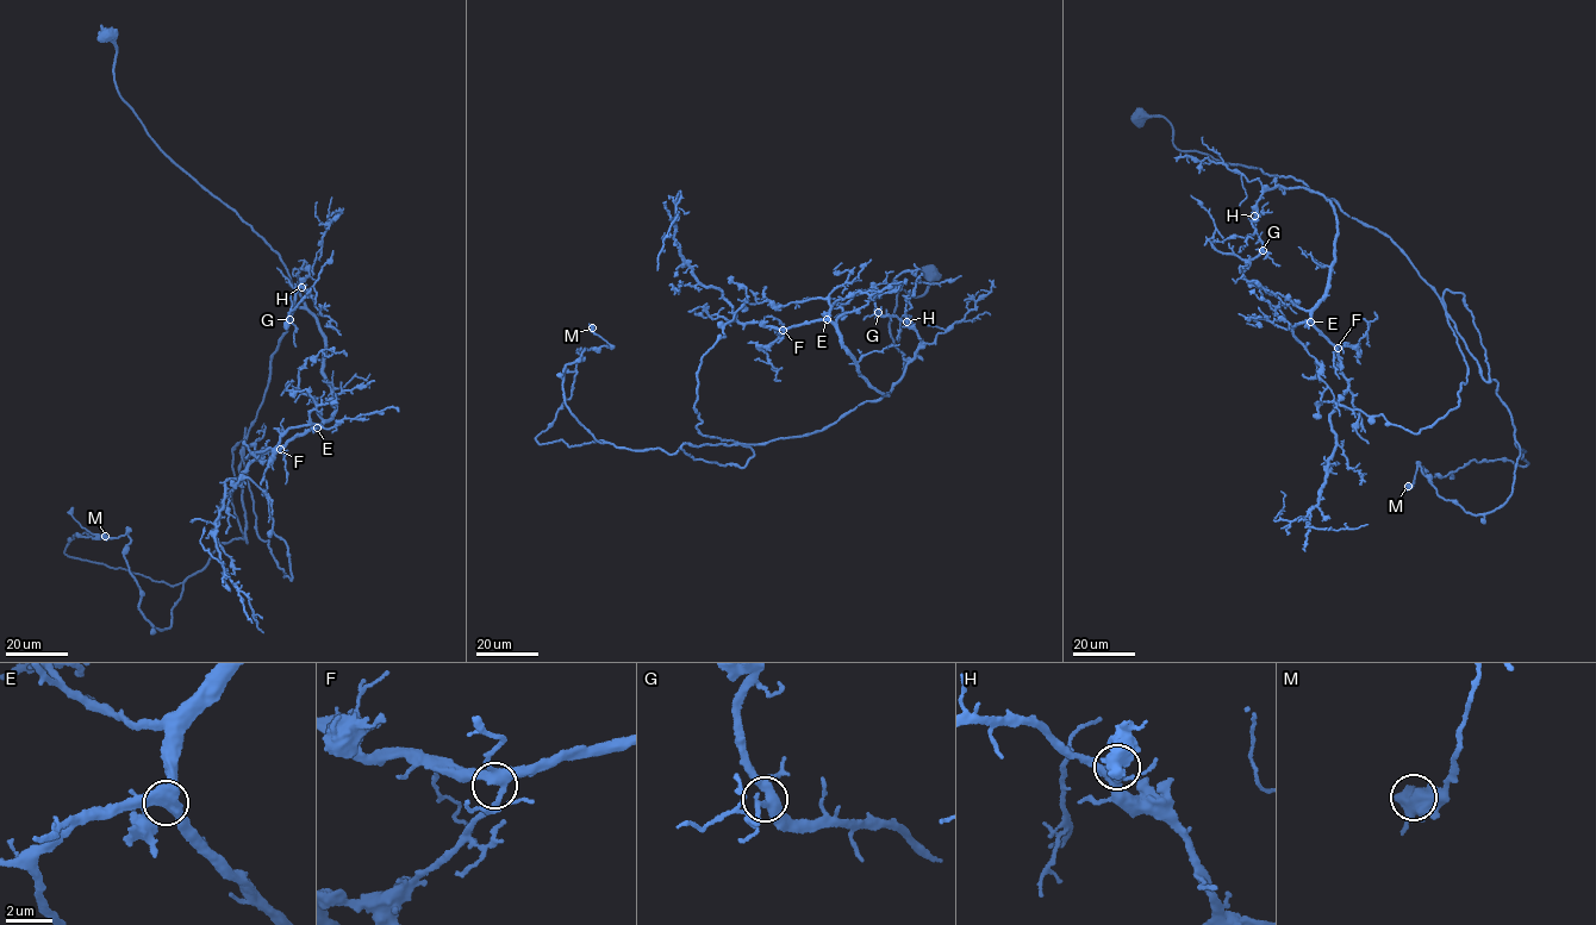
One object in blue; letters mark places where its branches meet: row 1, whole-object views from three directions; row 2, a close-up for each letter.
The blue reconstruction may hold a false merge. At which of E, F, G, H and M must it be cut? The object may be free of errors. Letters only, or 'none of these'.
none of these

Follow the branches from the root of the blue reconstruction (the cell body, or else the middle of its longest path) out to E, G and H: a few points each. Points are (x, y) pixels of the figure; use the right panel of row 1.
E: (1138, 118), (1160, 114), (1180, 150), (1291, 175), (1329, 201), (1336, 219), (1334, 261), (1328, 289), (1310, 322)
G: (1138, 118), (1160, 114), (1180, 150), (1307, 186), (1263, 192), (1255, 224), (1263, 250)
H: (1138, 118), (1160, 114), (1180, 150), (1291, 175), (1310, 191), (1278, 185), (1263, 192), (1254, 216)

